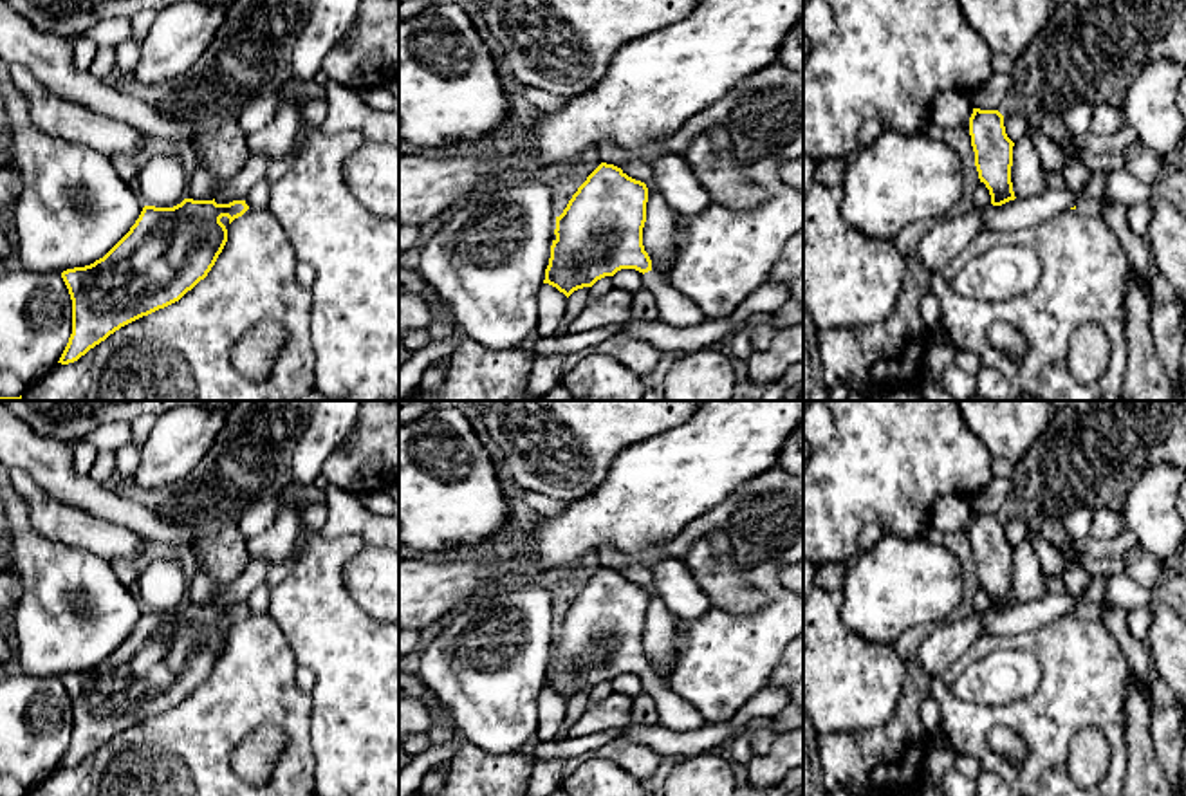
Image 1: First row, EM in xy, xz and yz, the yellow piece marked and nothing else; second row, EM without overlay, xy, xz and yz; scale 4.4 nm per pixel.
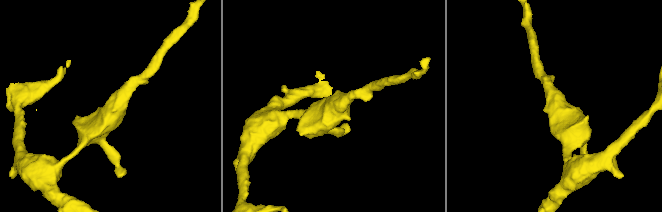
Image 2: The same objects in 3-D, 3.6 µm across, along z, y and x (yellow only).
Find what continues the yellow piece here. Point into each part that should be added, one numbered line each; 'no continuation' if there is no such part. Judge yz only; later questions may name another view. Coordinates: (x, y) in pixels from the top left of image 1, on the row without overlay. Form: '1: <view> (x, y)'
no continuation

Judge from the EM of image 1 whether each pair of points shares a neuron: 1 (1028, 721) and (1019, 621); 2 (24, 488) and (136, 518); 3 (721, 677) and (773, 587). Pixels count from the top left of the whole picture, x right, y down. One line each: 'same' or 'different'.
1: different
2: different
3: same

